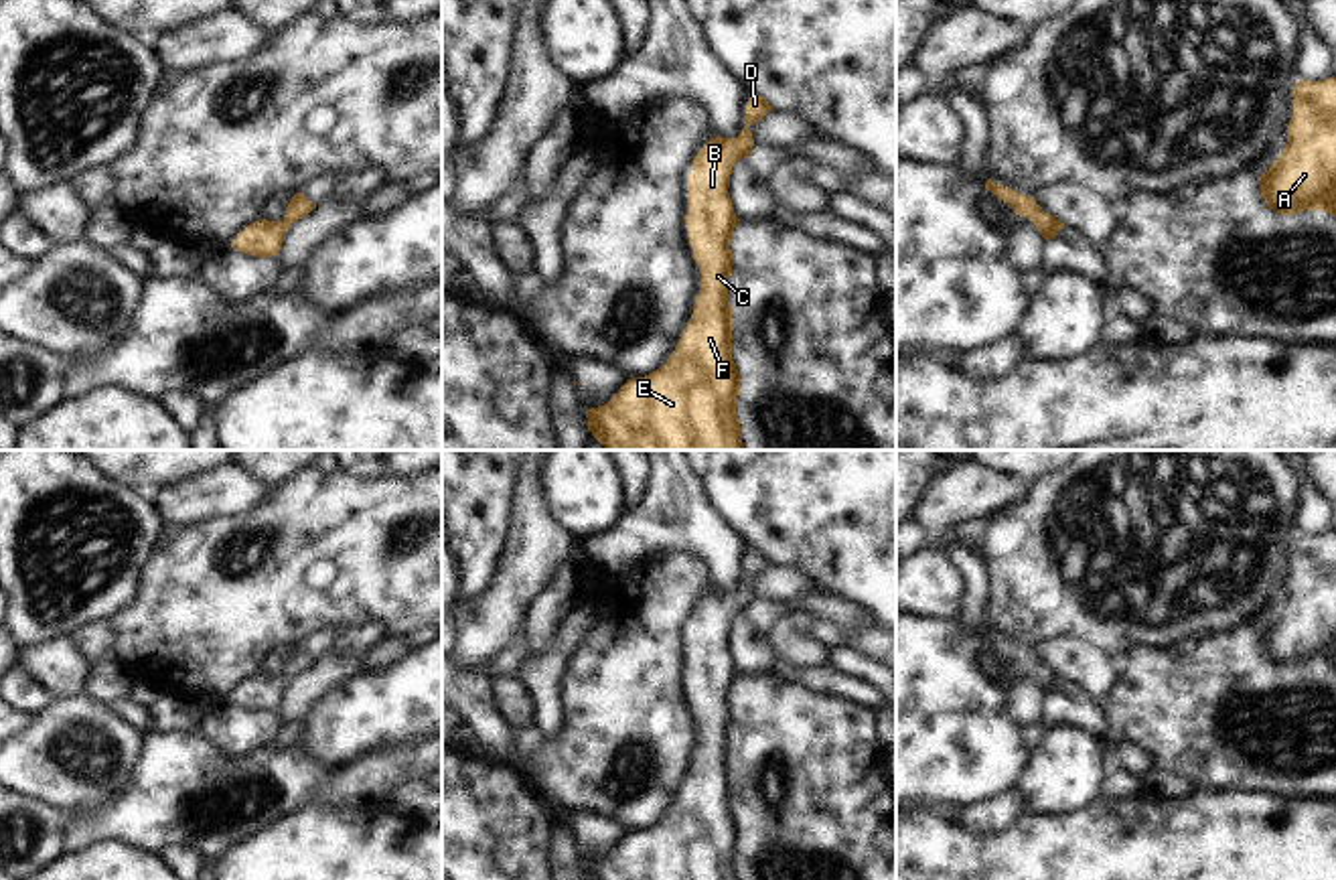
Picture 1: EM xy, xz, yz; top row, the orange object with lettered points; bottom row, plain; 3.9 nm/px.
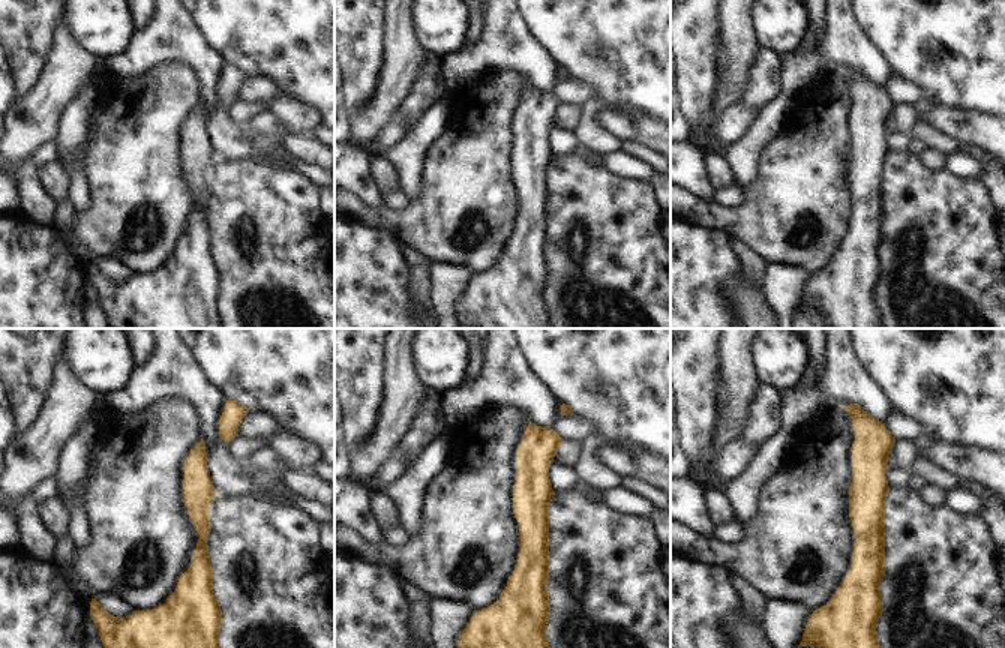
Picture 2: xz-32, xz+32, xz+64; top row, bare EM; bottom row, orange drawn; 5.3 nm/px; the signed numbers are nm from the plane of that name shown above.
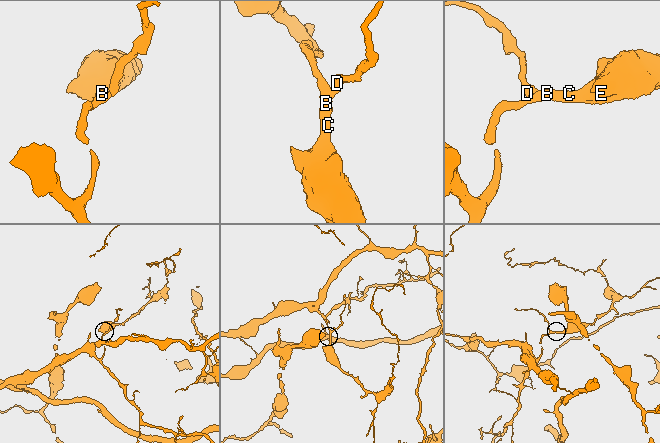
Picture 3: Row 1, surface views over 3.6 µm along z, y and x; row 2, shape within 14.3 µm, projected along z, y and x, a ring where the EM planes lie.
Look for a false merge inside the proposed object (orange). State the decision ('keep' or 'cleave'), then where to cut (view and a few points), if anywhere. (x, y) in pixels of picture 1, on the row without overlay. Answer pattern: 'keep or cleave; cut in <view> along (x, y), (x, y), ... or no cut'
keep; no cut

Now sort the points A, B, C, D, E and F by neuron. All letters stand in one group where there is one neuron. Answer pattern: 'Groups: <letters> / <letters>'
Groups: A B C D E F

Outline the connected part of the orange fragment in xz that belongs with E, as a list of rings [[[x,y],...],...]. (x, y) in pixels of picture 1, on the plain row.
[[[752,547],[744,584],[736,592],[714,590],[693,612],[685,679],[701,740],[691,775],[667,817],[645,831],[630,831],[608,858],[588,864],[588,880],[740,880],[728,748],[730,695],[740,673],[728,643],[734,618],[754,600],[748,580],[770,564],[762,549]]]

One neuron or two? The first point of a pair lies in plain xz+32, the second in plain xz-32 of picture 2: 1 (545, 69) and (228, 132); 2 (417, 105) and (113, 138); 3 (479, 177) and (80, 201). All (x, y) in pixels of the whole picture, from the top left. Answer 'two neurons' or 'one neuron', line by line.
1: one neuron
2: two neurons
3: two neurons

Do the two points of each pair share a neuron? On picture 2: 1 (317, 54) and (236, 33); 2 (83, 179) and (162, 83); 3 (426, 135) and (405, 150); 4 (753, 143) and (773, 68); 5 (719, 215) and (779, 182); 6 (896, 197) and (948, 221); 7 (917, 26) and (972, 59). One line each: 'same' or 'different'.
1: same
2: different
3: same
4: different
5: same
6: same
7: same

